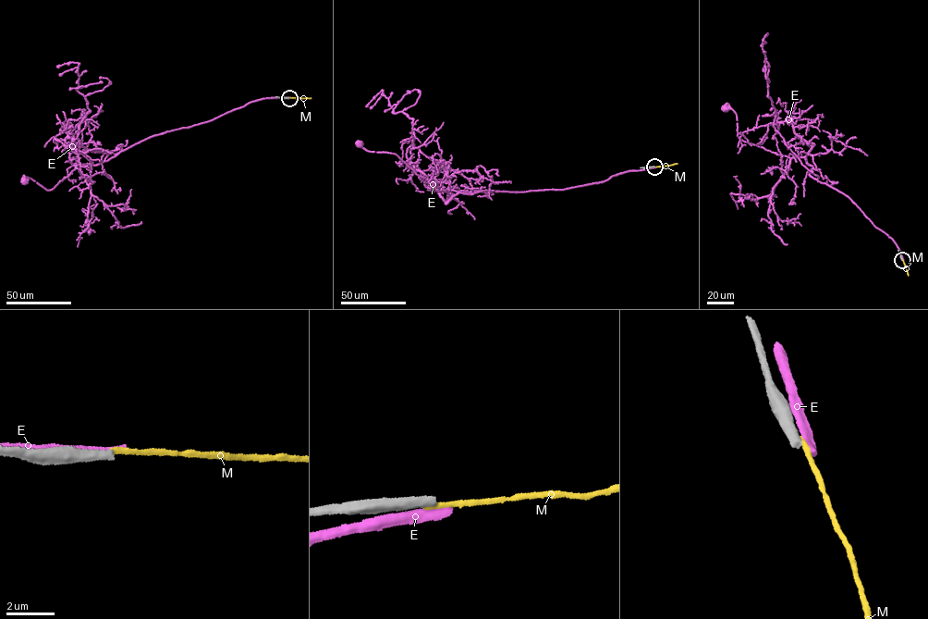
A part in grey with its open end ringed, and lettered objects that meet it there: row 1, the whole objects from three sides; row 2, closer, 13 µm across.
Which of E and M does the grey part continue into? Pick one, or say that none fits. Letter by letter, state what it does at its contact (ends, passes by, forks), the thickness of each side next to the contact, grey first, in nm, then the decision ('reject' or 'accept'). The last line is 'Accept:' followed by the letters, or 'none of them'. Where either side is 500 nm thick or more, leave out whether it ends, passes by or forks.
E: it ends; calibres 400 and 440 nm; reject
M: it ends; calibres 440 and 200 nm; reject
Accept: none of them

